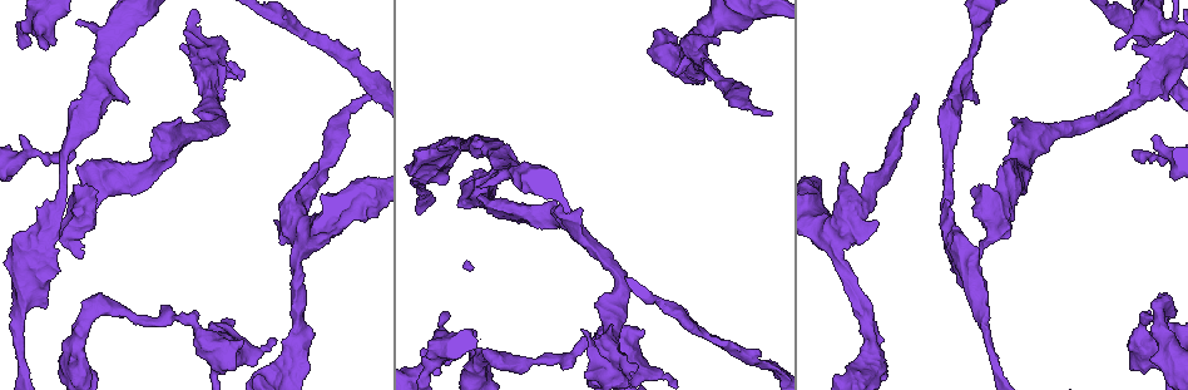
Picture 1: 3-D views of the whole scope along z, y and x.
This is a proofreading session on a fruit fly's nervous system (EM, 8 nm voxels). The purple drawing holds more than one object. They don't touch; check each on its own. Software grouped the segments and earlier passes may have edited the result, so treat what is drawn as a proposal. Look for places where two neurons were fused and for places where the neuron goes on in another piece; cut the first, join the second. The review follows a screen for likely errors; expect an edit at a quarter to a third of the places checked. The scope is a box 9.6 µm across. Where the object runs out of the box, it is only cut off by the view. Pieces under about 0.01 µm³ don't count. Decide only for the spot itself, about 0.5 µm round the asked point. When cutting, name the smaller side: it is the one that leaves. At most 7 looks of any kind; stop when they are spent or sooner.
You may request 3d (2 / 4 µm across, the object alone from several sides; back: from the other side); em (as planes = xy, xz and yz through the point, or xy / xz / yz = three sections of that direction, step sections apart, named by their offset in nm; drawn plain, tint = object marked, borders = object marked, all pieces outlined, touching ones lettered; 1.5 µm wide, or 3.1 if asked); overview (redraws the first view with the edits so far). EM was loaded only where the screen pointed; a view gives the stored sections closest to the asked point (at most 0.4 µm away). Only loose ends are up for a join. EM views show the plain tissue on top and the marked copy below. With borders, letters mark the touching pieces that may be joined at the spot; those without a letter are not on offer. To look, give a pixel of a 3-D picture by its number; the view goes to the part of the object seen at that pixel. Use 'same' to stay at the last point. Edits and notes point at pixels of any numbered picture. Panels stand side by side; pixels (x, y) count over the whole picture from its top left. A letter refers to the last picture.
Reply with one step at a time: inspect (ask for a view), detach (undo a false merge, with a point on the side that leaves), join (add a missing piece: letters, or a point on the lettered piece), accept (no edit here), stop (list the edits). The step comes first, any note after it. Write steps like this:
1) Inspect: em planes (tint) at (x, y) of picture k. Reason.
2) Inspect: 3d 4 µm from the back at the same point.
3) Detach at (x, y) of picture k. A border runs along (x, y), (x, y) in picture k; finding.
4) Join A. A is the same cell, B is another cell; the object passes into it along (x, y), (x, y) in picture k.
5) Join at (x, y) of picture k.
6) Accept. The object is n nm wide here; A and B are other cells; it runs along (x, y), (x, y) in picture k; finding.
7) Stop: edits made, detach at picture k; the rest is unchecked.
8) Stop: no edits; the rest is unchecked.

Inspect: 3d 2 µm at (371, 96) of picture 1. Branch stops here.

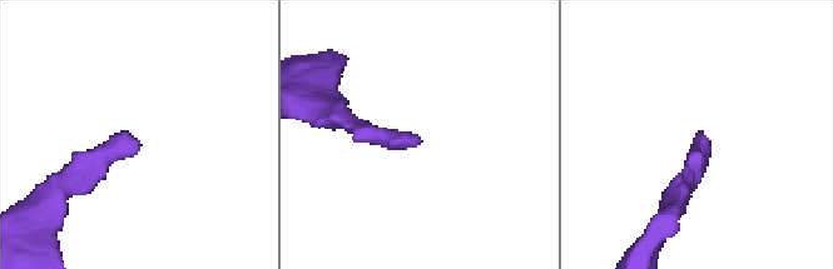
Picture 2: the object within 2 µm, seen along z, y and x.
Inspect: em planes (borders) at (420, 144) of picture 2.

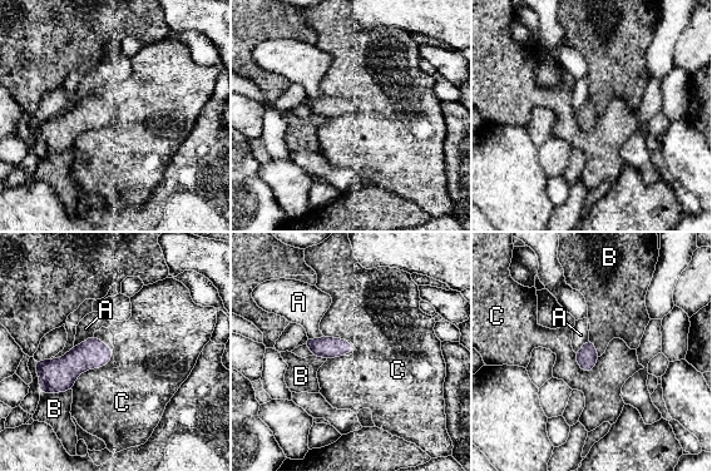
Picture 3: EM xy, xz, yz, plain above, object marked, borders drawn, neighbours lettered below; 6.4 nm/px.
Accept. The object is 130 nm wide here; A, B and C are other cells; a border runs along (112, 355), (83, 371), (72, 390) in picture 3; no lettered piece goes on from it.

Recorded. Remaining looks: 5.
Inspect: em xz step 8 (tint) at (102, 71) of picture 1. Three-way junction.

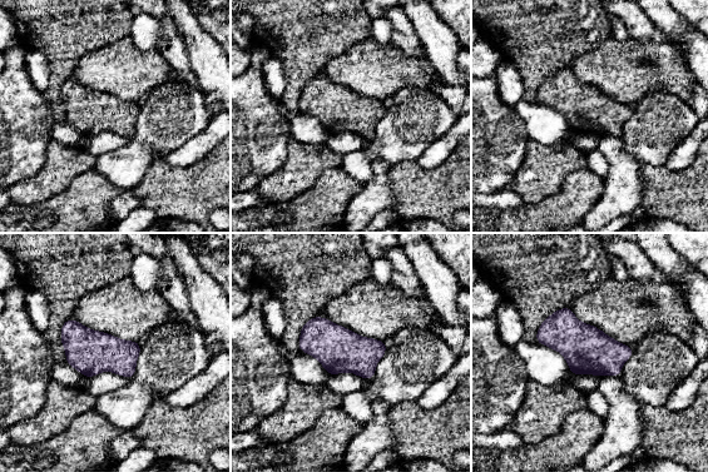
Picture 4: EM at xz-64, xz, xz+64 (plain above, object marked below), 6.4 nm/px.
Inspect: em planes (tint) at the same point.

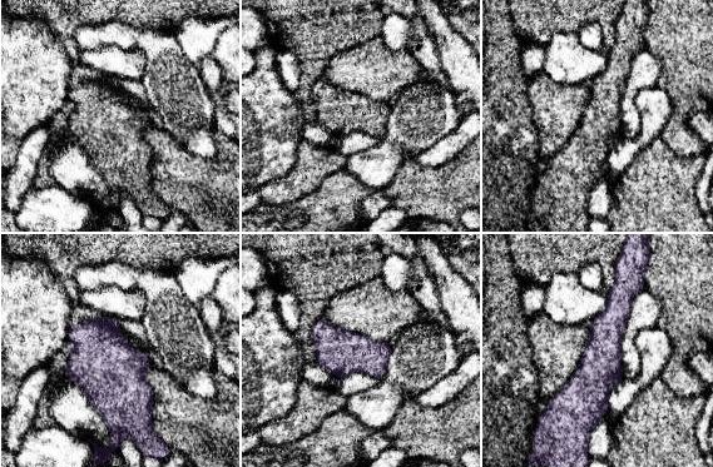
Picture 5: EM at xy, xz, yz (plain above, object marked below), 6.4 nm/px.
Inspect: em planes (borders) at the same point. See the neighbours.

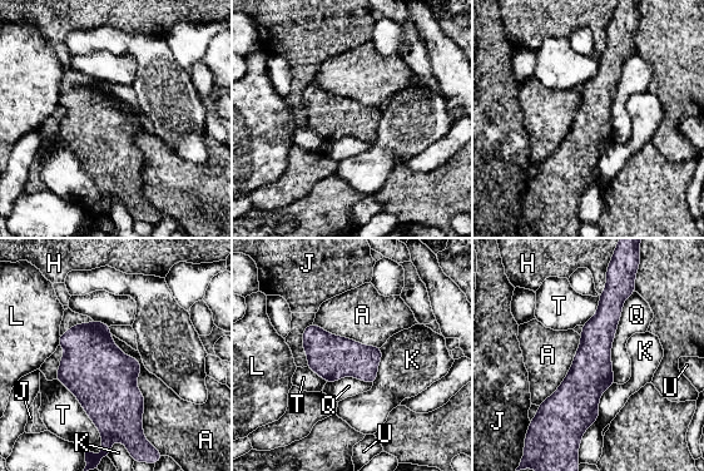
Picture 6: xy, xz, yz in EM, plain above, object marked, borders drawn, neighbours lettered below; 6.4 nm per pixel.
Accept. The longest contact is with A, 700 nm; A, H, J, K, L, Q, T and U are other cells; it runs along (611, 286), (579, 432) in picture 6; all the same neuron.

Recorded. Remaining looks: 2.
Inspect: 3d 4 µm at (423, 351) of picture 1. An open end.

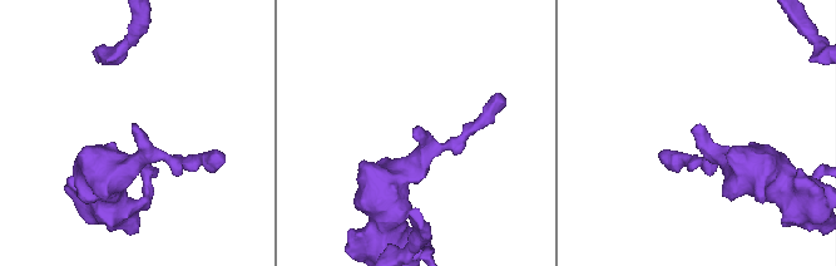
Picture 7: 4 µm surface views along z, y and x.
Inspect: em planes (borders) at (695, 126) of picture 7.

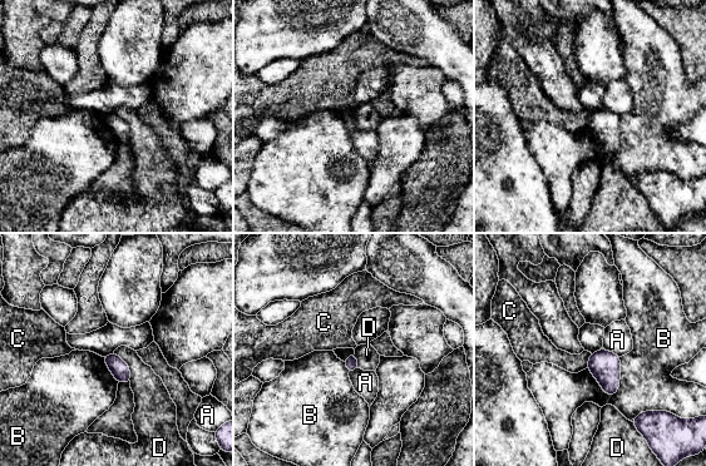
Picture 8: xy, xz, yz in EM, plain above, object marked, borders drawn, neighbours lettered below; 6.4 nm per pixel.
Accept. A, B, C and D are other cells; a border runs along (113, 352), (127, 365), (131, 381) in picture 8; none of them fits.

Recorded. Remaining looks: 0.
Stop: no edits; the rest is unchecked.

